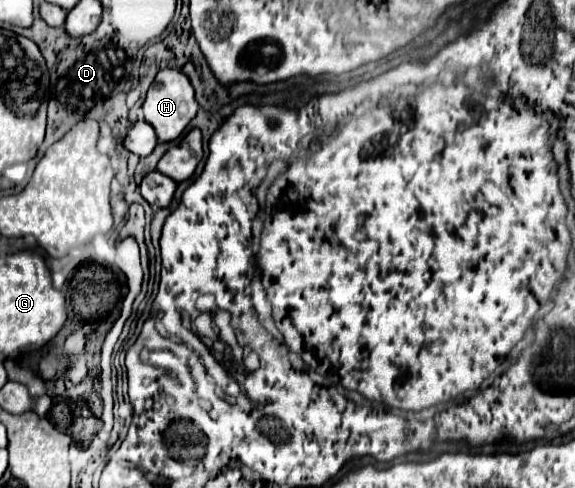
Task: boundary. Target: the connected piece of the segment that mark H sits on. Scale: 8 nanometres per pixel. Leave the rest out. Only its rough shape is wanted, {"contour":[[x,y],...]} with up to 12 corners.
{"contour":[[158,71],[142,105],[158,141],[180,137],[200,105],[182,71]]}

